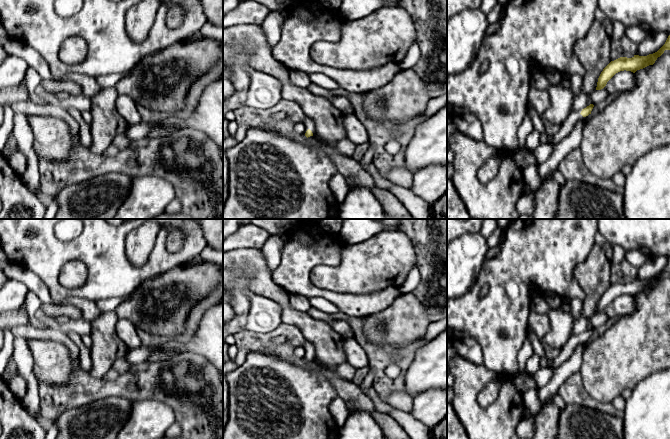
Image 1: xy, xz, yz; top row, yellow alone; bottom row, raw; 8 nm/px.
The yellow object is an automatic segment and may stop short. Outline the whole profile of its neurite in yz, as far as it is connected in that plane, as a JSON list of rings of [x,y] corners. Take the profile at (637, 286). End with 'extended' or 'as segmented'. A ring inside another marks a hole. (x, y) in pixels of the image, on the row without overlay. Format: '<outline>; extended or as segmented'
[[[670,259],[668,260],[665,268],[653,278],[649,278],[647,280],[634,279],[632,282],[620,281],[611,285],[601,296],[598,302],[596,314],[603,313],[607,306],[620,295],[626,294],[635,297],[637,294],[653,289],[665,274],[670,274]]]; as segmented

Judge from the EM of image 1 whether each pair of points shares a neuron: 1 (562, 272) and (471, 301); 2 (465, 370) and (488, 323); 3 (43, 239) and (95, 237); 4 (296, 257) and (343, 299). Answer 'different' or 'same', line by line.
1: same
2: different
3: same
4: same

